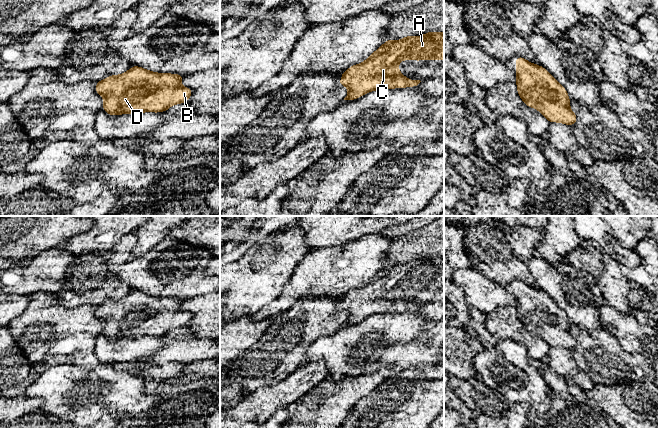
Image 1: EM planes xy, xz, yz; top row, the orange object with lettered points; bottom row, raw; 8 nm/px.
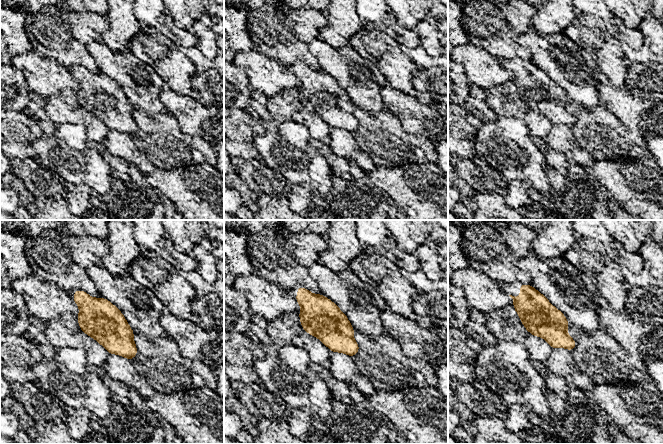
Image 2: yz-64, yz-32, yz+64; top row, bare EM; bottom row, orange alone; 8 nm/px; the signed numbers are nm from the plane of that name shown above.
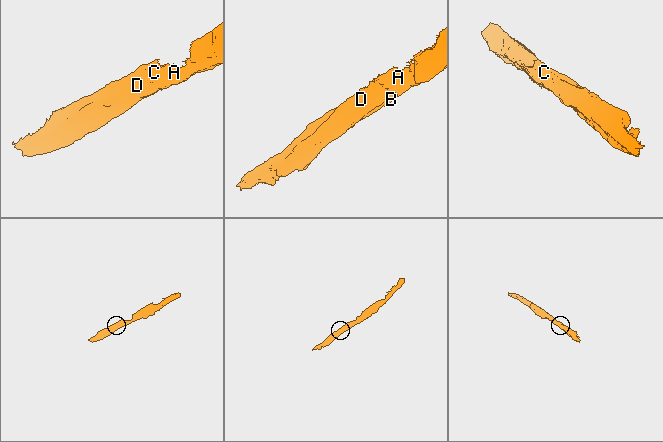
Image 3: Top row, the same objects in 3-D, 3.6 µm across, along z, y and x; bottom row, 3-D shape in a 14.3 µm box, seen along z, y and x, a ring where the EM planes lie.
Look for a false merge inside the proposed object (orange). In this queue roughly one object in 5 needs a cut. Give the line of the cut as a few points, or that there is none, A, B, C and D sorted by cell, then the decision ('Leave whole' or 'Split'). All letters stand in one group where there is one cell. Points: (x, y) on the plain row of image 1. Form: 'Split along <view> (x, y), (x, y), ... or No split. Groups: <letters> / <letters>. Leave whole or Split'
No split. Groups: A B C D. Leave whole

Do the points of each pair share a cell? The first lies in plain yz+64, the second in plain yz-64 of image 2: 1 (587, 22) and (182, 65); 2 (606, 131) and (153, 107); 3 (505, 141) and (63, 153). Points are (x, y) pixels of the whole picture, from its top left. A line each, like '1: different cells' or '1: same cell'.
1: same cell
2: different cells
3: same cell

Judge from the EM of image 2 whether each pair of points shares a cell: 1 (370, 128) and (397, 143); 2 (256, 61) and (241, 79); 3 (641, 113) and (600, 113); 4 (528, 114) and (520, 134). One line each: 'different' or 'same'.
1: same
2: different
3: different
4: different

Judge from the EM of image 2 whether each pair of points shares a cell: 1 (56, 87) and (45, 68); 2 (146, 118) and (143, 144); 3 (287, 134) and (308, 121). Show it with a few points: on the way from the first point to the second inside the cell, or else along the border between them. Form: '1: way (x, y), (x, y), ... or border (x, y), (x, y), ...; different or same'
1: way (52, 82), (45, 73); same
2: way (146, 124), (146, 138); same
3: border (295, 122), (302, 123), (311, 137); different

